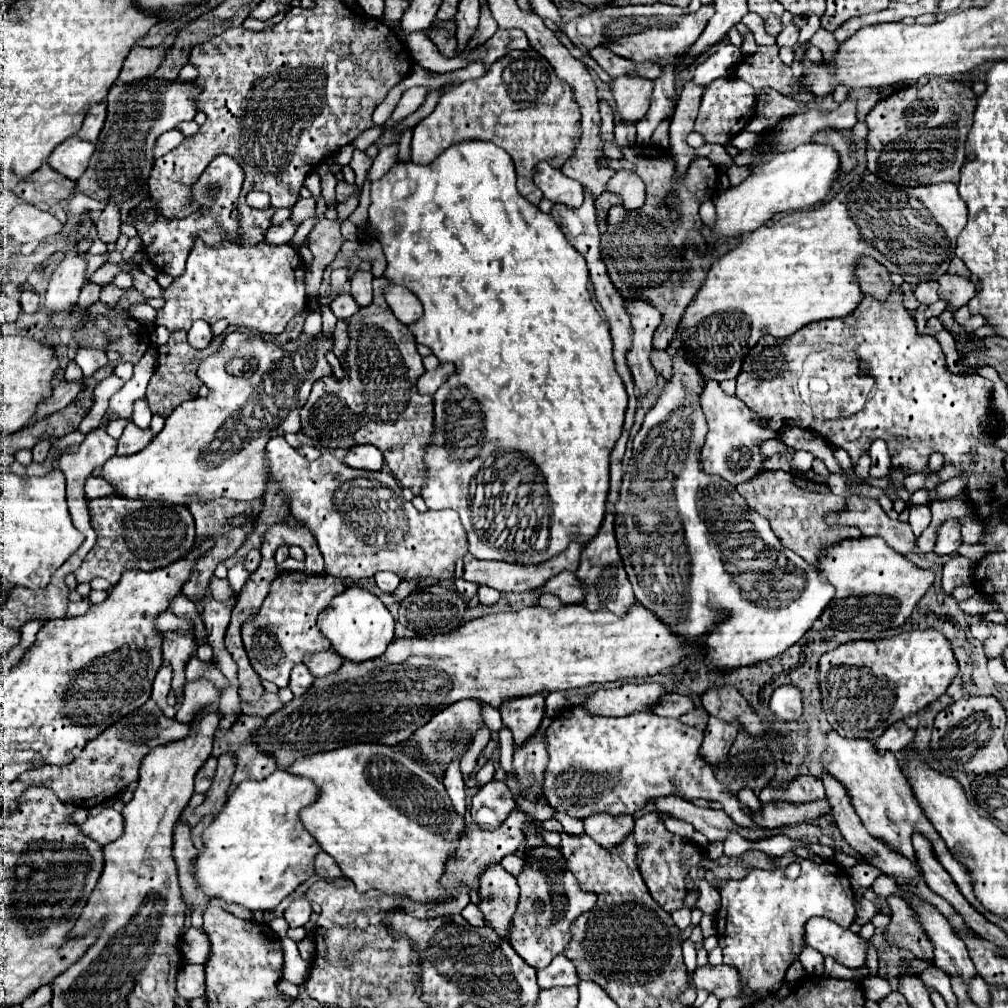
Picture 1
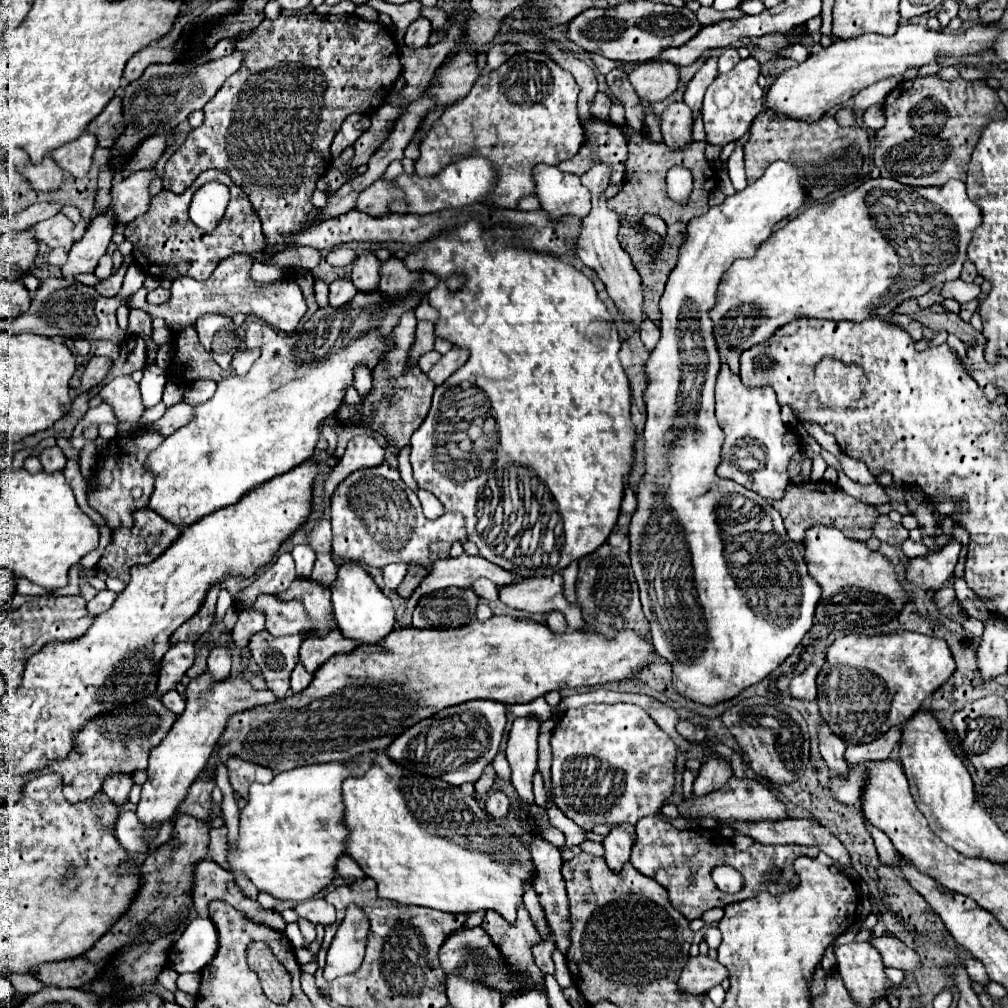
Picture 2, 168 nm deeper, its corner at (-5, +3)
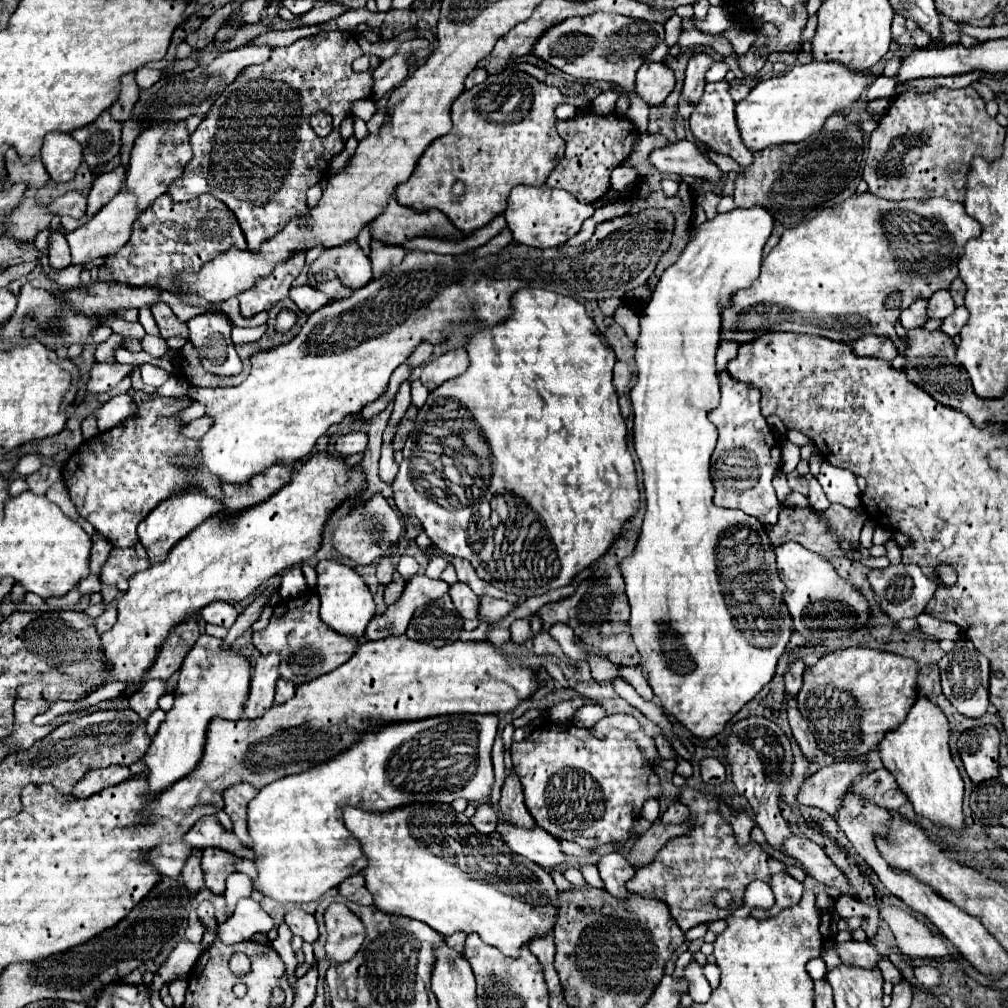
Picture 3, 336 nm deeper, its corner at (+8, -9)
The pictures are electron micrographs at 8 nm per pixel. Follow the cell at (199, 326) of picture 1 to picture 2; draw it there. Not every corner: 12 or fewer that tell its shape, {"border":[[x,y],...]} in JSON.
{"border":[[232,318],[196,320],[200,342],[214,362],[230,370],[240,350]]}

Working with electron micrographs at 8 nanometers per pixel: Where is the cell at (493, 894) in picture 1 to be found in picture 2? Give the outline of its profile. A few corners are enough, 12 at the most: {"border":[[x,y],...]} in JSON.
{"border":[[488,910],[482,930],[512,974],[526,976],[524,992],[542,990],[532,946],[538,944],[528,912],[514,926]]}

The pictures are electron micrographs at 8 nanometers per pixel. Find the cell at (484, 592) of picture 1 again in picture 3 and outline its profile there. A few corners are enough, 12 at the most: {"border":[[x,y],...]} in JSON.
{"border":[[467,584],[449,588],[457,612],[463,618],[477,618],[479,596]]}

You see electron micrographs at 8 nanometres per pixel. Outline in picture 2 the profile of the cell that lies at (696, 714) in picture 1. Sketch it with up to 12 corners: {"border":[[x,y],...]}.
{"border":[[684,720],[676,724],[682,738],[692,744],[706,740],[706,730]]}

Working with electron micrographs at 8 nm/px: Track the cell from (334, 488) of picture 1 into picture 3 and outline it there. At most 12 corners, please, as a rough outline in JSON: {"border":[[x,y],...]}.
{"border":[[377,492],[339,520],[333,546],[355,564],[389,556],[401,520]]}

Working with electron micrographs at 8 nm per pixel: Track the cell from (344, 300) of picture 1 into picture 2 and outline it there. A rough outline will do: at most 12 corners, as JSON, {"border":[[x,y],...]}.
{"border":[[350,280],[330,284],[330,306],[352,300],[356,286]]}

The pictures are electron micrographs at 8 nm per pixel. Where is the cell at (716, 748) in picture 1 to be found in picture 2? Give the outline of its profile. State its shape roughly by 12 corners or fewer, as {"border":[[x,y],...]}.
{"border":[[708,758],[694,780],[692,794],[716,792],[732,776],[728,762]]}

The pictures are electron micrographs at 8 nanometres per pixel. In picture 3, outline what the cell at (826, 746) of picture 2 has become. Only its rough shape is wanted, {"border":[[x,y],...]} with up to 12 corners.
{"border":[[795,698],[787,700],[793,736],[807,760],[815,760],[817,744]]}

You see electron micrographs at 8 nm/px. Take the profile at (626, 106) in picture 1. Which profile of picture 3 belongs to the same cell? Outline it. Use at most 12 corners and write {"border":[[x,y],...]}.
{"border":[[659,62],[637,70],[637,94],[659,106],[675,88],[673,72]]}

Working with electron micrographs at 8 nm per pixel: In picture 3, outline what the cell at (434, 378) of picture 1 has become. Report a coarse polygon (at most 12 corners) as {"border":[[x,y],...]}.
{"border":[[465,348],[431,360],[421,382],[435,390],[469,366]]}

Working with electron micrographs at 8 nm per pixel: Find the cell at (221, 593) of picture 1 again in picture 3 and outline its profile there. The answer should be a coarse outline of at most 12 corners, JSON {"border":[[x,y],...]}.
{"border":[[319,596],[283,602],[253,646],[305,684],[345,664],[359,640],[319,618]]}

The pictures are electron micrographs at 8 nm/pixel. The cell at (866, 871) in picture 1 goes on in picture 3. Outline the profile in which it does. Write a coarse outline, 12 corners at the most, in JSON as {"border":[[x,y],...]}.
{"border":[[859,760],[833,762],[803,782],[797,800],[837,816]]}

